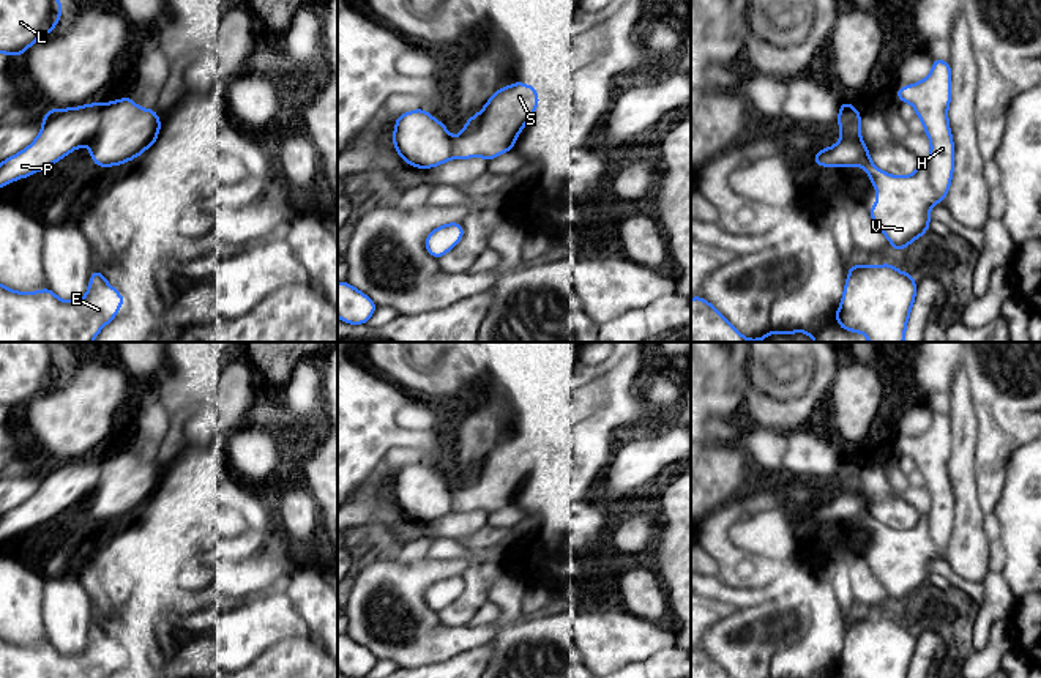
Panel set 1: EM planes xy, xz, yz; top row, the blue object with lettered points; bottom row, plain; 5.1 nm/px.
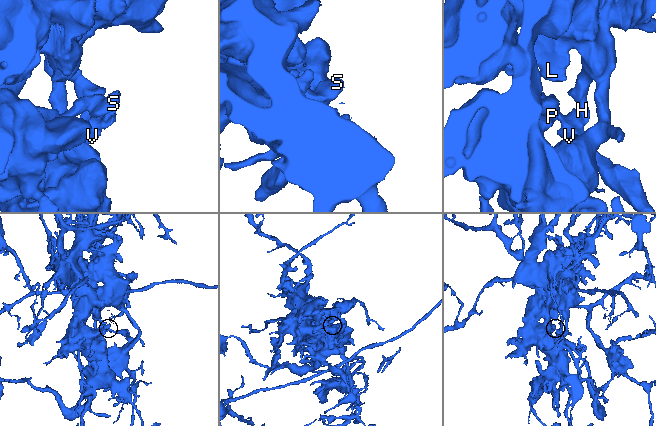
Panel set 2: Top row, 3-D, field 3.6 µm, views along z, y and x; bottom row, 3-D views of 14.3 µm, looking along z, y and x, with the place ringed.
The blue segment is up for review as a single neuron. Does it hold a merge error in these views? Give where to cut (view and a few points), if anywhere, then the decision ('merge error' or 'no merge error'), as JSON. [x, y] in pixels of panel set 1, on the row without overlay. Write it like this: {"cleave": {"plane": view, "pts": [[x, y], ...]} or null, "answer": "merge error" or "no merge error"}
{"cleave": {"plane": "xy", "pts": [[98, 456], [100, 480], [90, 497]]}, "answer": "merge error"}

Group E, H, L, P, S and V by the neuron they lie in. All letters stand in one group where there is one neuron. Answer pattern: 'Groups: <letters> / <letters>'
Groups: E H L P / S V

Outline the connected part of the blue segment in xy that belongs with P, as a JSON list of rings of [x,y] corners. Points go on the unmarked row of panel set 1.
[[[98,456],[49,462],[36,492],[22,505],[0,516],[0,542],[50,520],[76,501],[91,497],[101,478]]]

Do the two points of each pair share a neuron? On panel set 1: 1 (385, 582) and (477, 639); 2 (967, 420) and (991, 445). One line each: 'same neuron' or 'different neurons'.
1: same neuron
2: different neurons

